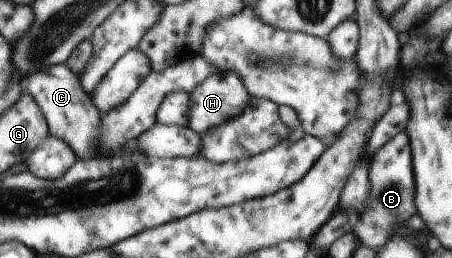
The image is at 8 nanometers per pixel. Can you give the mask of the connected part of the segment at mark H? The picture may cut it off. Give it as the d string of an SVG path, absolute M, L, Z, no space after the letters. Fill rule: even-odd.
M215 72L189 95L189 121L187 127L196 134L223 124L230 118L237 117L247 105L250 95L242 82L234 73Z

